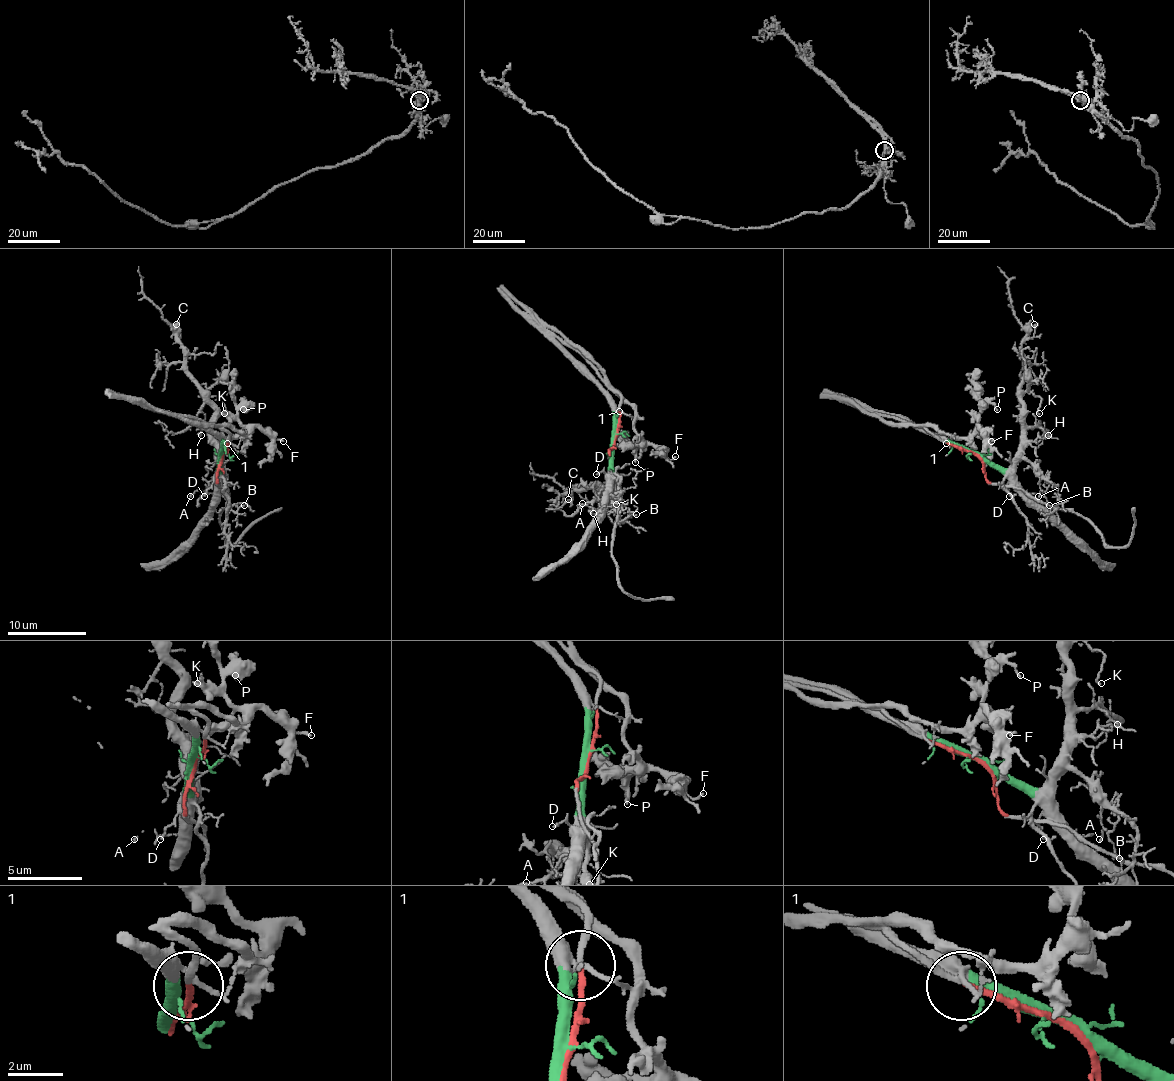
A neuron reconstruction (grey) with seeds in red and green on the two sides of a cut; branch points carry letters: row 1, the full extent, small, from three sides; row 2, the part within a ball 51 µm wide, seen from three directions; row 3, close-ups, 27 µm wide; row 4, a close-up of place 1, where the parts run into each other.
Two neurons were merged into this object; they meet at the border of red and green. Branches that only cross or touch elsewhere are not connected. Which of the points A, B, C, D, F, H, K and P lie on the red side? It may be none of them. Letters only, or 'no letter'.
F, P

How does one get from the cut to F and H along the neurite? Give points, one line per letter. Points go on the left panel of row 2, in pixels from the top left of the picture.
F: (223, 455), (229, 437), (223, 427), (233, 426), (243, 437), (254, 427), (262, 427), (284, 441)
H: (221, 455), (221, 469), (219, 447), (207, 427), (200, 427), (201, 435)

